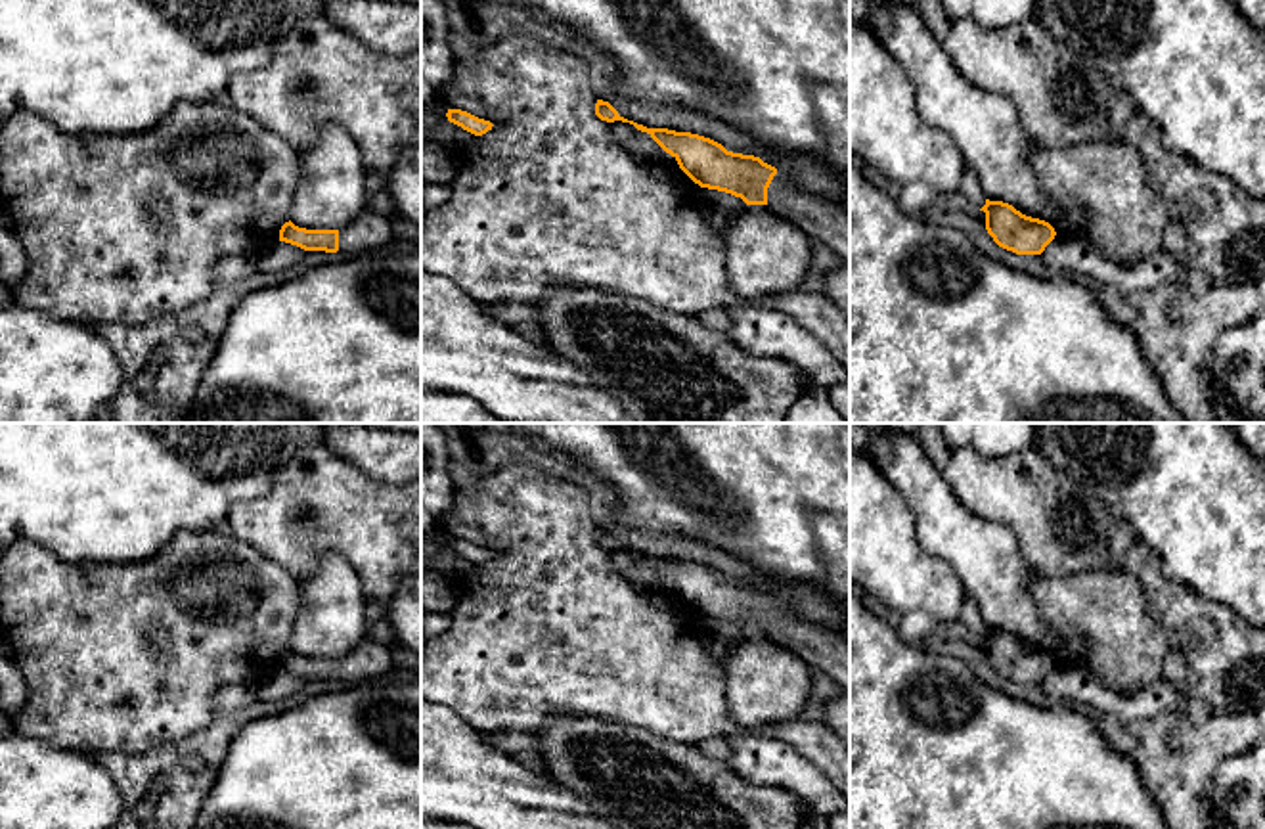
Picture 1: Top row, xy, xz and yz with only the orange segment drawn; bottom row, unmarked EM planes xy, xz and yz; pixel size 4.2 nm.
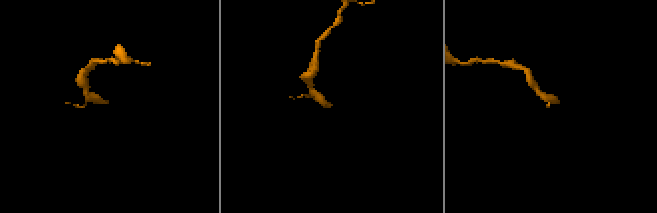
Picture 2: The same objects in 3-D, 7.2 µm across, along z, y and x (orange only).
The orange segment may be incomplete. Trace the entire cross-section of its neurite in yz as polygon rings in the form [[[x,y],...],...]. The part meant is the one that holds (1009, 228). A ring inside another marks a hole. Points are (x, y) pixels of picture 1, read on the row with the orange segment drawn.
[[[989,201],[980,209],[986,213],[986,230],[993,241],[1016,255],[1041,255],[1054,239],[1054,228],[1032,218],[1003,201]]]

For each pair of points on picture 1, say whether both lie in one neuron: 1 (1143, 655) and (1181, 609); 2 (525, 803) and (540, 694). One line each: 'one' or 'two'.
1: two
2: two

